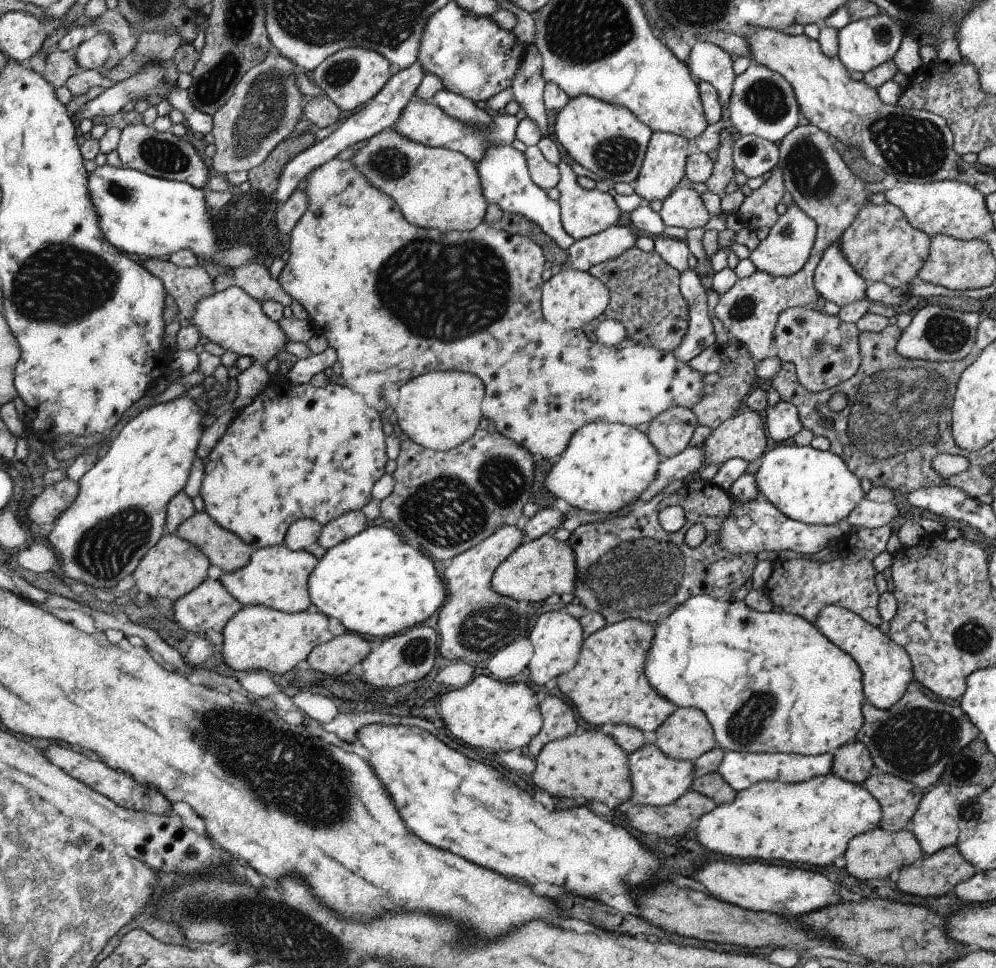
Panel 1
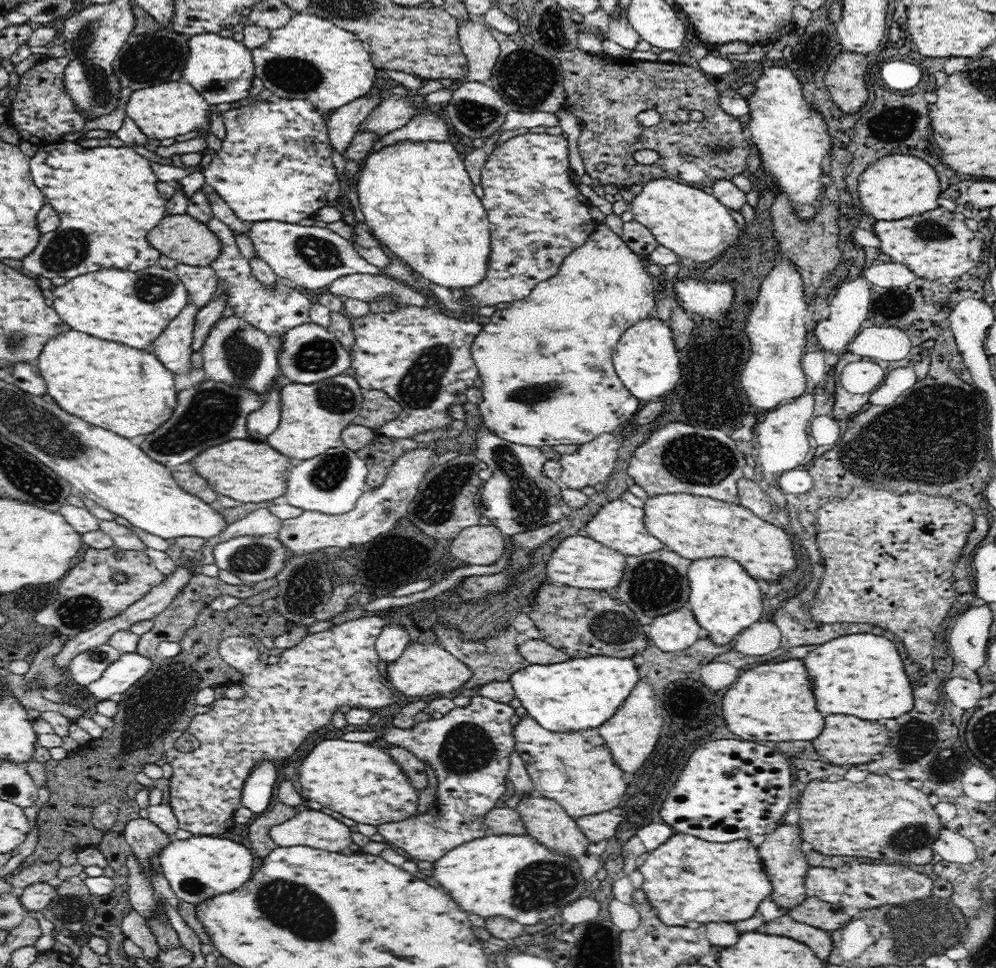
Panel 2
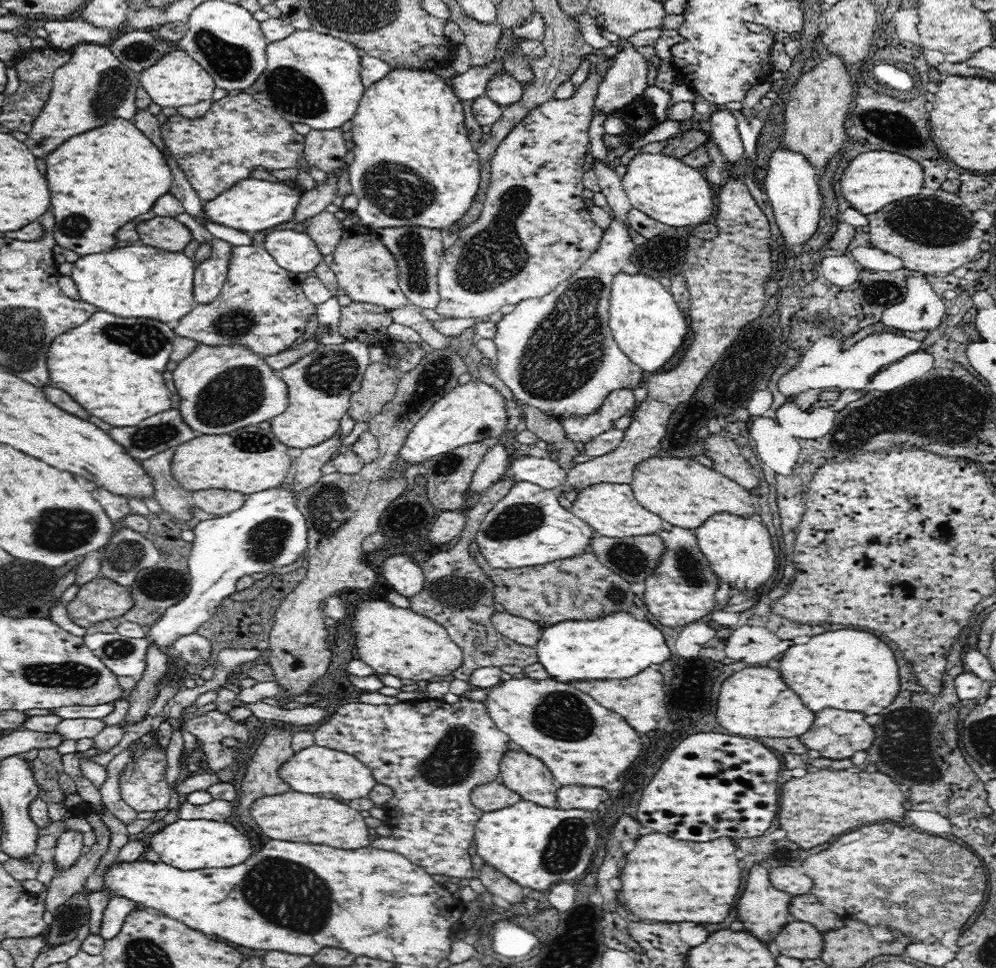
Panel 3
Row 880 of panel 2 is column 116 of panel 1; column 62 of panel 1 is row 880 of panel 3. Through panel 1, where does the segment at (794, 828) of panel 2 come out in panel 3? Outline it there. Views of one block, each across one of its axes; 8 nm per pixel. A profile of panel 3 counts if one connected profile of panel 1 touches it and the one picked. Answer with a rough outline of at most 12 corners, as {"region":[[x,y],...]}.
{"region":[[755,864],[738,900],[744,930],[770,942],[788,922],[792,896]]}

